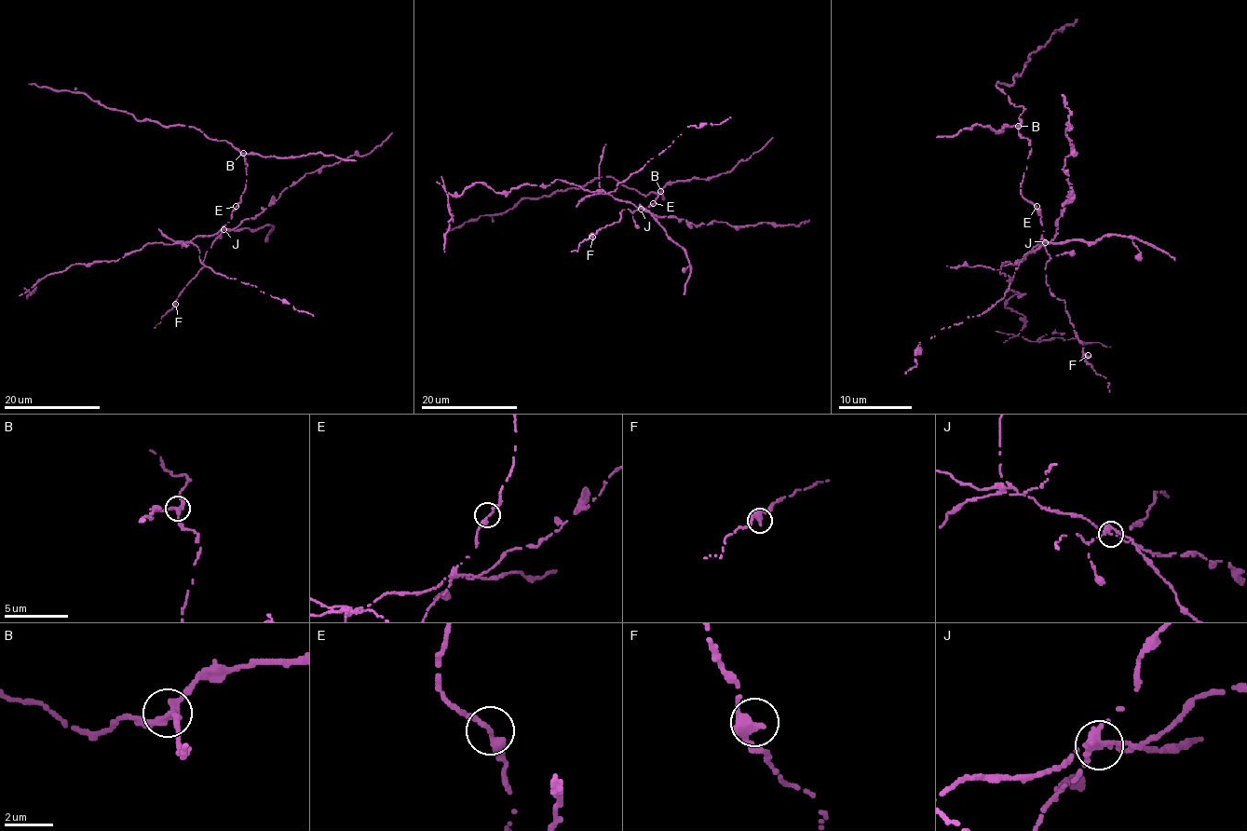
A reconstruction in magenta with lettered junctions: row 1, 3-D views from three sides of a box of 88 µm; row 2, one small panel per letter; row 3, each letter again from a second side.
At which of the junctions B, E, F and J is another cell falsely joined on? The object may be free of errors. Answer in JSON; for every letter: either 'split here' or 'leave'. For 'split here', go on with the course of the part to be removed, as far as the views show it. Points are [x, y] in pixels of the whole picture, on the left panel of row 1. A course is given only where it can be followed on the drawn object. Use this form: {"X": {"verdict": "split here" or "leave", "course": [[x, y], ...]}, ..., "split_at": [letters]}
{"B": {"verdict": "leave"}, "E": {"verdict": "leave"}, "F": {"verdict": "leave"}, "J": {"verdict": "split here", "course": [[223, 229], [186, 242], [146, 243], [109, 262], [73, 264], [44, 278], [27, 298]]}, "split_at": ["J"]}

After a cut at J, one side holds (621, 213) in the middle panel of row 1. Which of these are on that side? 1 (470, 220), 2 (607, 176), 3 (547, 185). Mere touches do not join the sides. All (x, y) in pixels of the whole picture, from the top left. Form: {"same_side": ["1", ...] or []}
{"same_side": ["1", "2"]}

